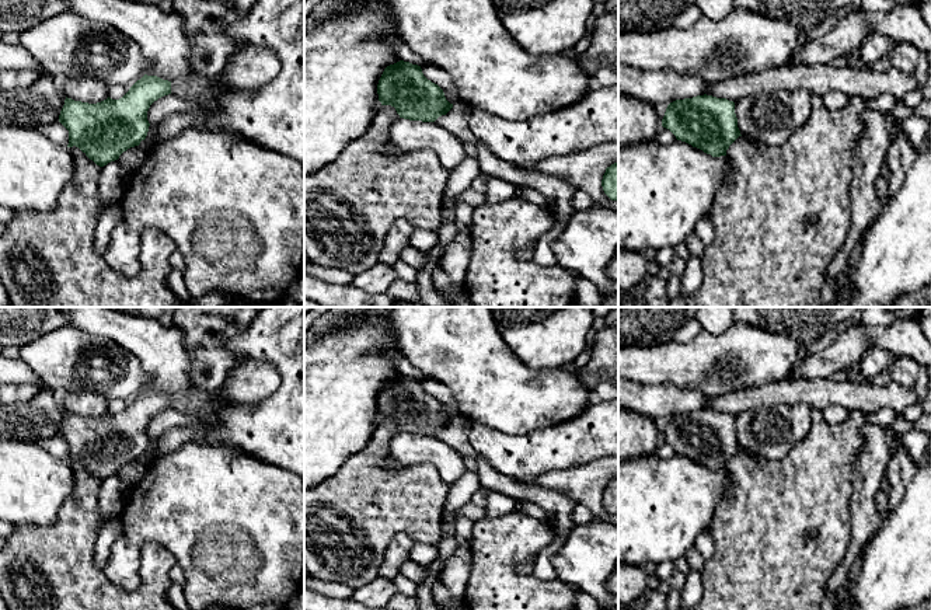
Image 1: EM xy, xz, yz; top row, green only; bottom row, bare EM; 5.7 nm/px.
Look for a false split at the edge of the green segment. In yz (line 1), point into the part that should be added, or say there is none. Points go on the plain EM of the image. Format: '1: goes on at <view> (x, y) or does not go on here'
1: does not go on here

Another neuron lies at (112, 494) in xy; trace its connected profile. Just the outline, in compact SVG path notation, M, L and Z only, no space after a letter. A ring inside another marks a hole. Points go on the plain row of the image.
M118 474L101 481L98 492L98 510L105 517L119 516L125 508L129 489Z

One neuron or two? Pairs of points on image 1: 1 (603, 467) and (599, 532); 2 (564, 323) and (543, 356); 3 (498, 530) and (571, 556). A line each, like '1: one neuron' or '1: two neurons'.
1: two neurons
2: one neuron
3: two neurons

